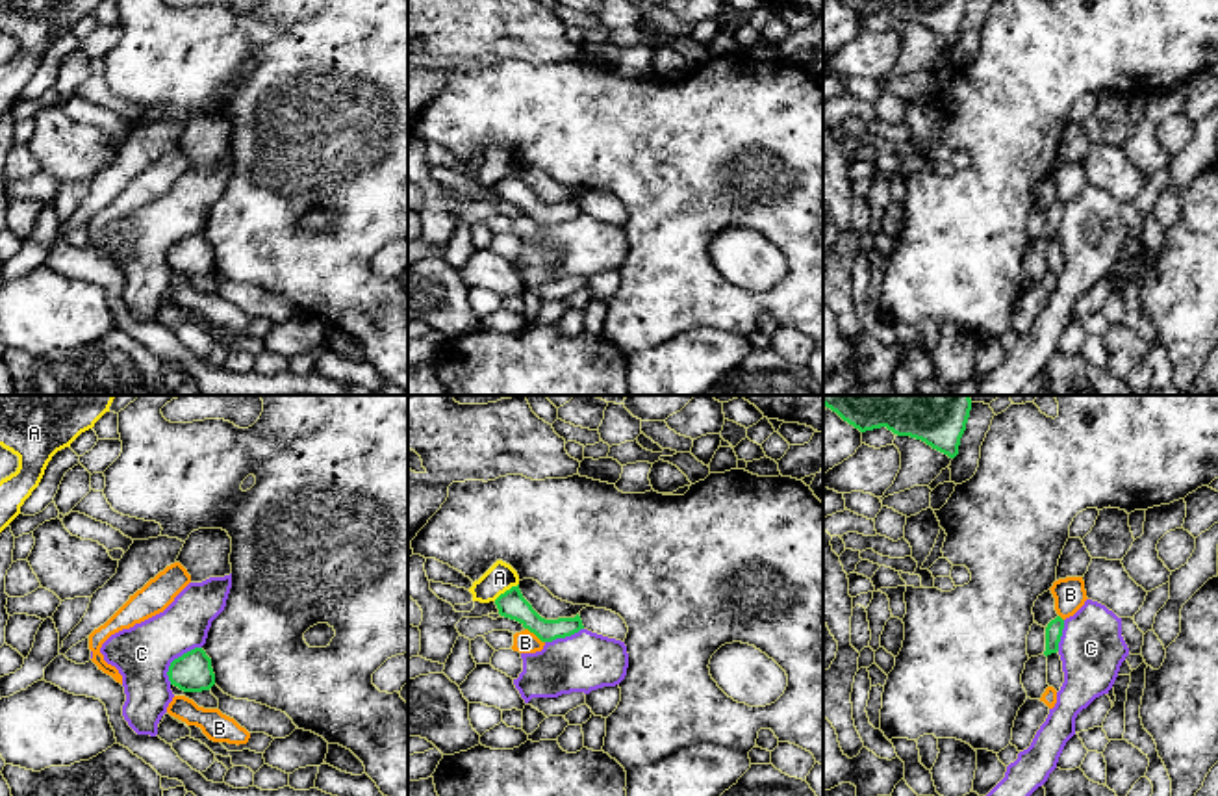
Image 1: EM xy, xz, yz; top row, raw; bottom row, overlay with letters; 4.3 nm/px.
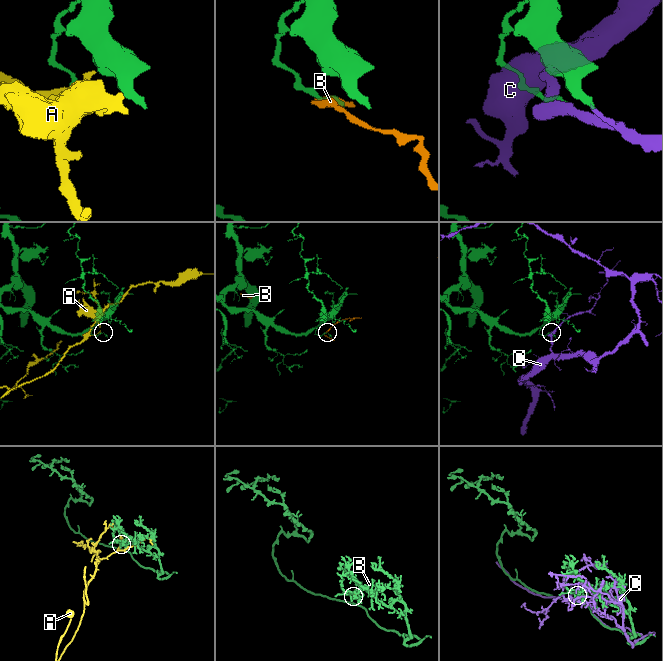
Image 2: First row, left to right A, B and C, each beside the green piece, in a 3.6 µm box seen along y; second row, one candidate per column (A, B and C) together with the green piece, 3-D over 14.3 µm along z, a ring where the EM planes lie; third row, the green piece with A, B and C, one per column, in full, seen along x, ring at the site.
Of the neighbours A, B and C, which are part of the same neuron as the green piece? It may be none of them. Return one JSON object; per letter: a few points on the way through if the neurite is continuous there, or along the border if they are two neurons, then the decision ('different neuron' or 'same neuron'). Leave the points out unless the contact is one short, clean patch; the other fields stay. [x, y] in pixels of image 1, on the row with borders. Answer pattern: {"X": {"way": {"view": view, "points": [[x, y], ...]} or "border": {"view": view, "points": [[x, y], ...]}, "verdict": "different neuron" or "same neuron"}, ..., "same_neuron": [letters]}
{"A": {"verdict": "different neuron"}, "B": {"border": {"view": "xz", "points": [[525, 628], [544, 642]]}, "verdict": "different neuron"}, "C": {"border": {"view": "xy", "points": [[201, 646], [184, 652], [171, 663], [167, 672], [169, 683]]}, "verdict": "different neuron"}, "same_neuron": []}

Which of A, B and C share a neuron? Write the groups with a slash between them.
A / B / C

